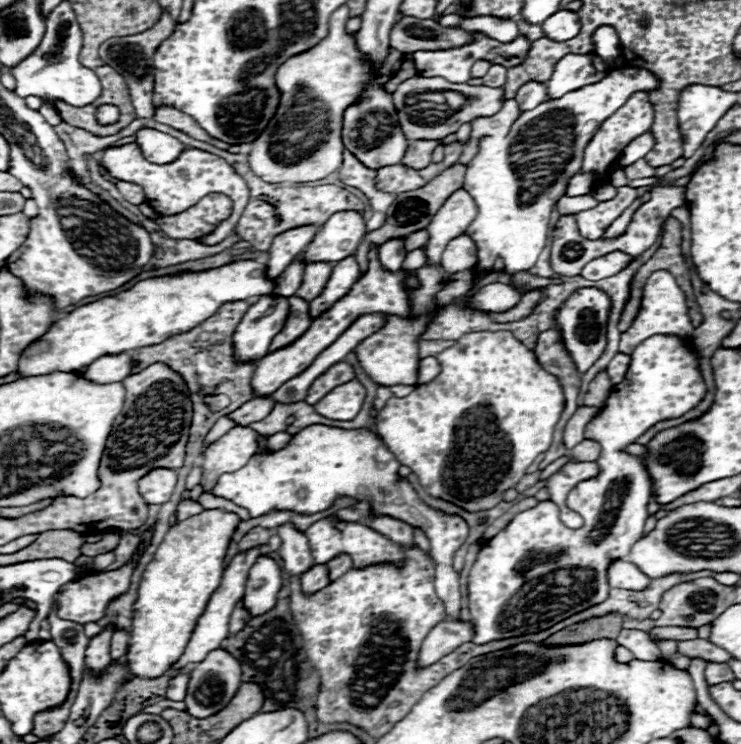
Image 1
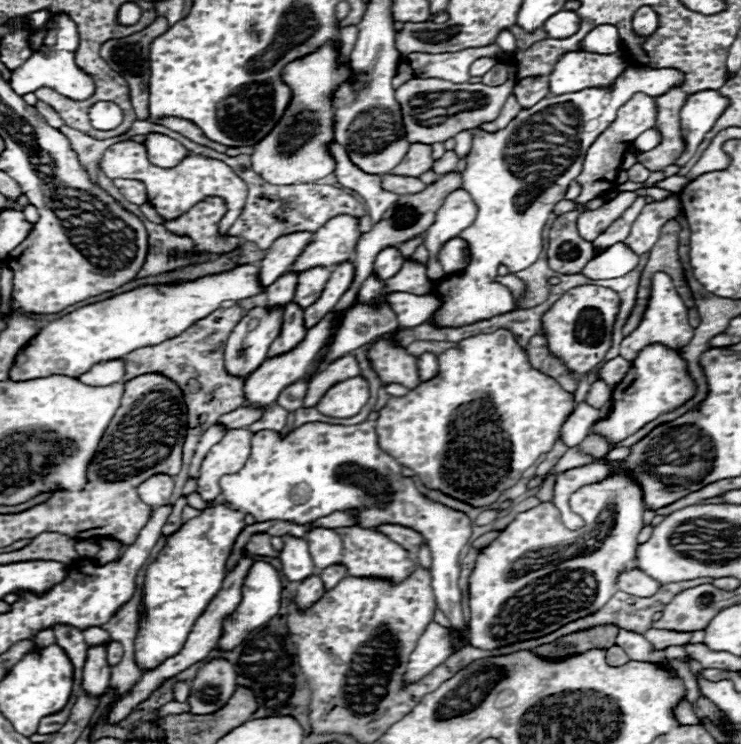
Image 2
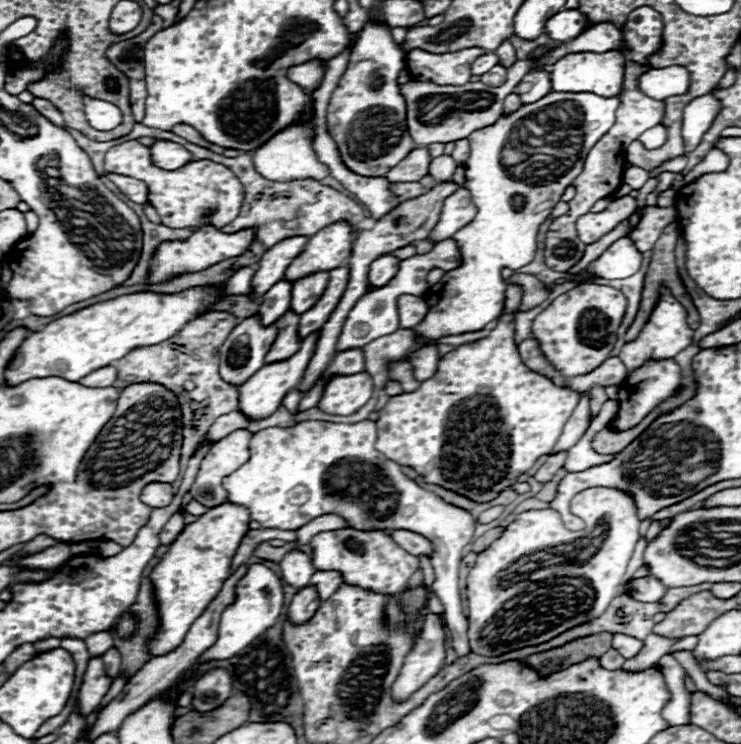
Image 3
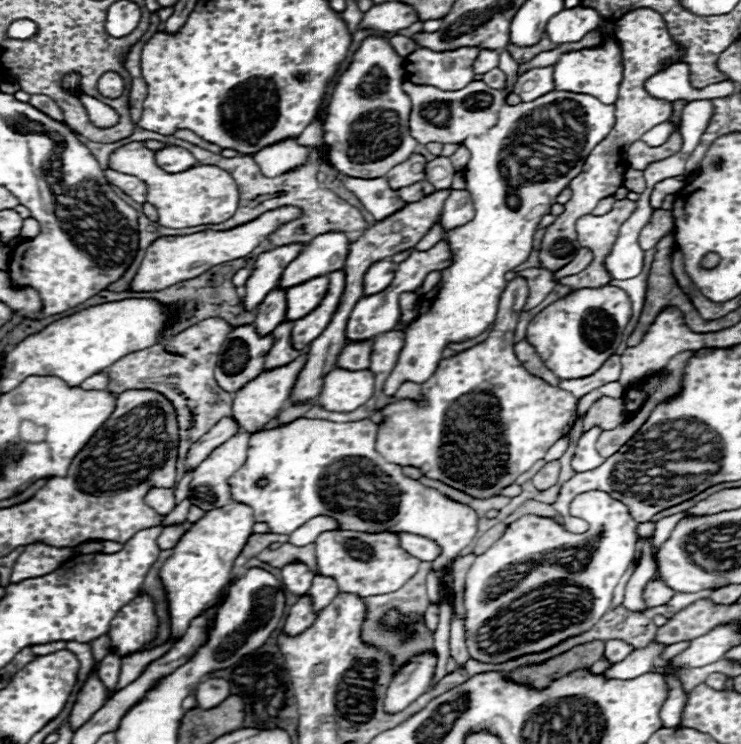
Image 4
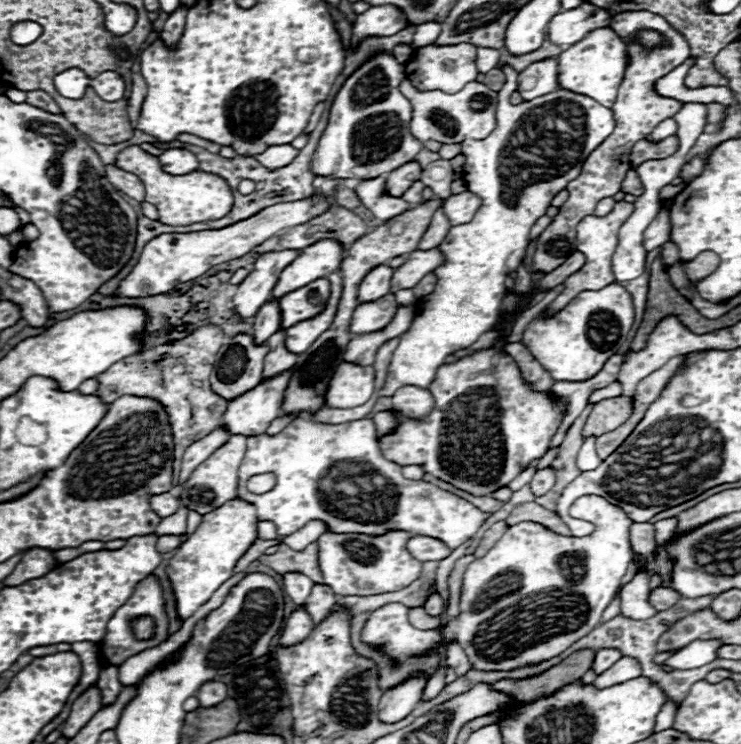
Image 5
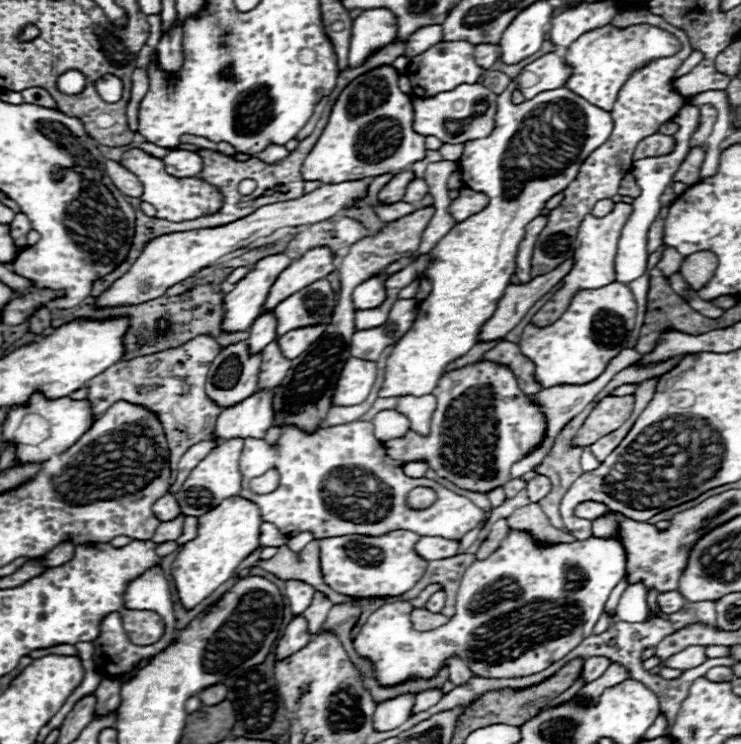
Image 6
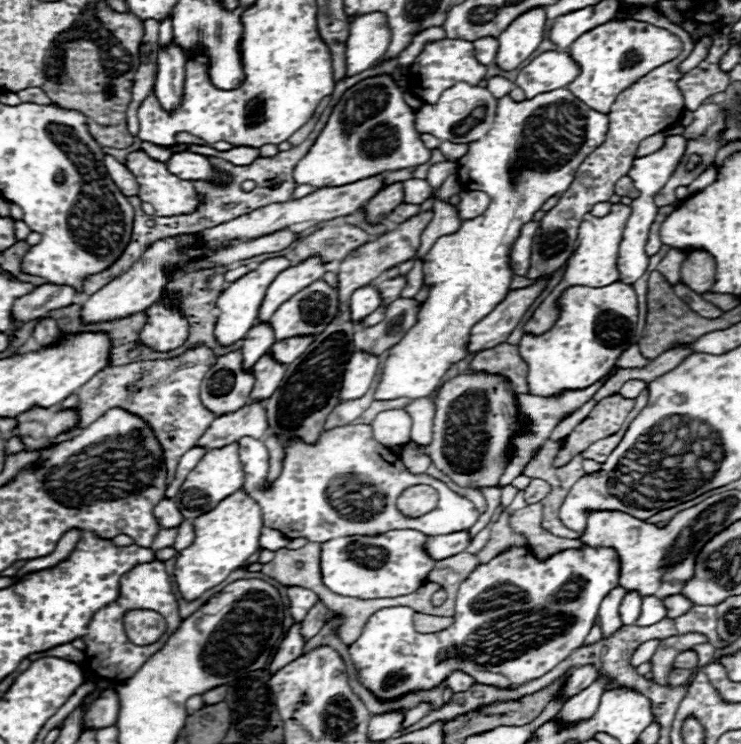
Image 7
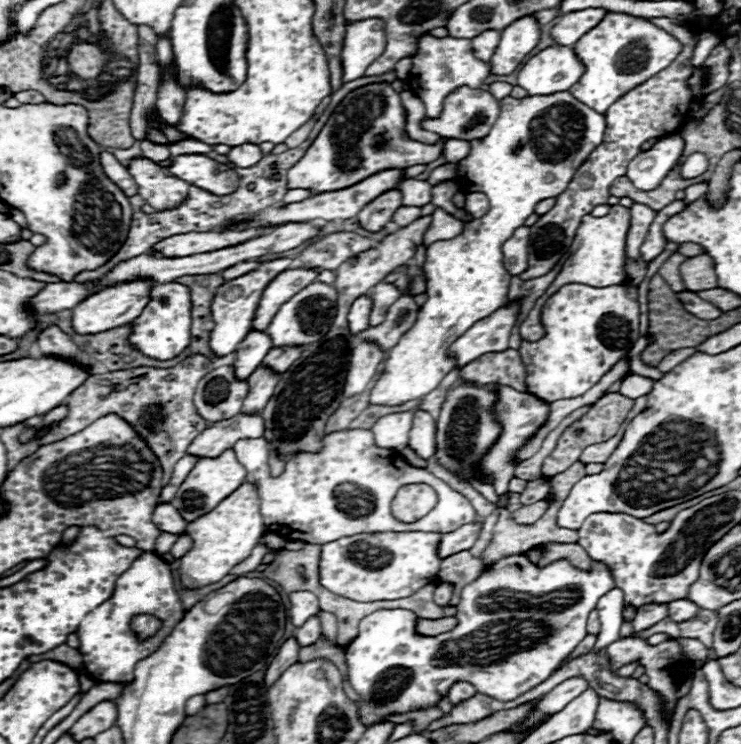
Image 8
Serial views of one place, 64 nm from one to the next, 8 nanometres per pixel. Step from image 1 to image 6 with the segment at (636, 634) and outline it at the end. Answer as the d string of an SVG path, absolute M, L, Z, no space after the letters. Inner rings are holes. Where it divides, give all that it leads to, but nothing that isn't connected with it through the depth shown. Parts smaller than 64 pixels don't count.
M602 656L588 658L586 664L584 664L584 670L582 670L582 678L586 678L588 682L592 682L592 680L600 678L606 672L608 666L610 666L610 658L602 658Z

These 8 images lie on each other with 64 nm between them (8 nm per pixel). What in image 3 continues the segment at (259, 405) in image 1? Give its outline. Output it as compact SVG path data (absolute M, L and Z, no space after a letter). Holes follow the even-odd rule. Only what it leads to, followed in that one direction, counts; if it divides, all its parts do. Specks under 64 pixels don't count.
M234 410L234 412L226 414L226 416L220 416L220 418L210 426L208 436L210 436L214 442L218 442L218 440L222 440L224 436L228 436L228 434L234 432L234 430L248 428L248 424L250 424L250 418L246 418L242 412Z

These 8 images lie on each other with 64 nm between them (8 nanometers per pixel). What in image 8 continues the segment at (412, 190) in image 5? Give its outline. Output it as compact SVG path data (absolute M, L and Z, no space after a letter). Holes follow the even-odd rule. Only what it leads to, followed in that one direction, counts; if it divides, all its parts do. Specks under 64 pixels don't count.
M404 180L400 184L402 192L402 206L424 206L432 198L432 186L426 180Z

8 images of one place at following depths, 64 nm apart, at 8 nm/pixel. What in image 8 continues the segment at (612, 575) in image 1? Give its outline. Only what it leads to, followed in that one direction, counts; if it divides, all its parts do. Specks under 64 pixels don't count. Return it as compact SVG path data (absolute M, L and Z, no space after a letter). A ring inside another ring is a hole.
M672 600L672 602L668 602L668 610L670 610L668 616L672 620L682 622L682 620L690 620L698 612L698 606L690 600Z

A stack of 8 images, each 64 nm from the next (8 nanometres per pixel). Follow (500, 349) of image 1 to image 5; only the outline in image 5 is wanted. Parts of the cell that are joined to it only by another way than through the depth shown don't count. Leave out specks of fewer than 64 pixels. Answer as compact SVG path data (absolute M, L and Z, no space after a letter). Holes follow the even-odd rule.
M520 266L516 270L514 278L514 292L506 292L502 306L500 306L500 338L496 340L494 346L478 350L474 354L468 354L456 362L442 364L438 368L438 376L434 378L434 384L430 384L430 394L434 398L434 408L426 418L412 420L404 416L398 410L392 410L392 414L400 420L400 426L378 438L382 456L388 460L408 466L408 464L418 464L424 468L424 472L432 474L434 478L440 478L464 492L470 492L474 496L488 496L496 492L498 488L508 486L532 460L540 458L546 454L550 448L550 442L562 422L564 416L564 402L556 400L552 392L534 392L530 384L524 382L518 364L504 352L504 346L508 344L508 336L512 332L512 326L516 324L516 308L520 304L520 294L530 292L530 274L528 268Z

